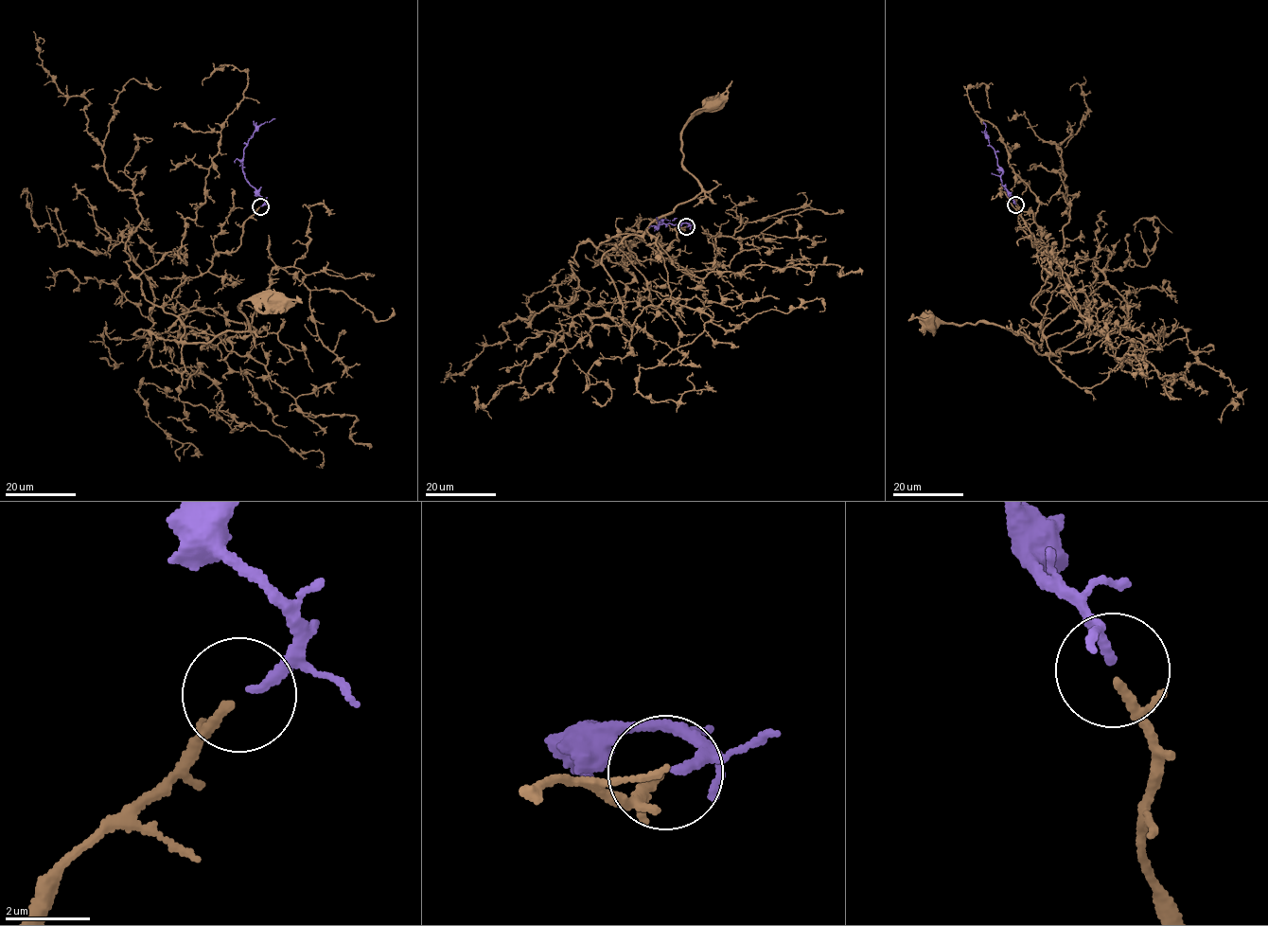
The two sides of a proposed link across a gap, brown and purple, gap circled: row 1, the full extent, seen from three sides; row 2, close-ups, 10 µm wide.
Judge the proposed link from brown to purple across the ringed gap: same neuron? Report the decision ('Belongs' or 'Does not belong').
Belongs

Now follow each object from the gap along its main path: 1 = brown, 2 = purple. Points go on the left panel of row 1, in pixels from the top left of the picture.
1: (259, 207), (239, 247), (188, 276), (163, 309), (181, 340), (204, 343), (247, 330), (243, 300), (278, 304)
2: (260, 206), (264, 202), (242, 170), (243, 150), (259, 126), (275, 118)

